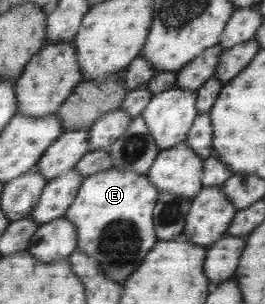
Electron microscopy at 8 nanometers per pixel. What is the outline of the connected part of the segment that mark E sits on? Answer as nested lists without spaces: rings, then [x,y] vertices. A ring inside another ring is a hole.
[[[110,167],[87,176],[65,212],[66,220],[76,228],[77,248],[94,258],[102,274],[118,285],[123,285],[156,244],[153,210],[158,197],[147,174]]]

